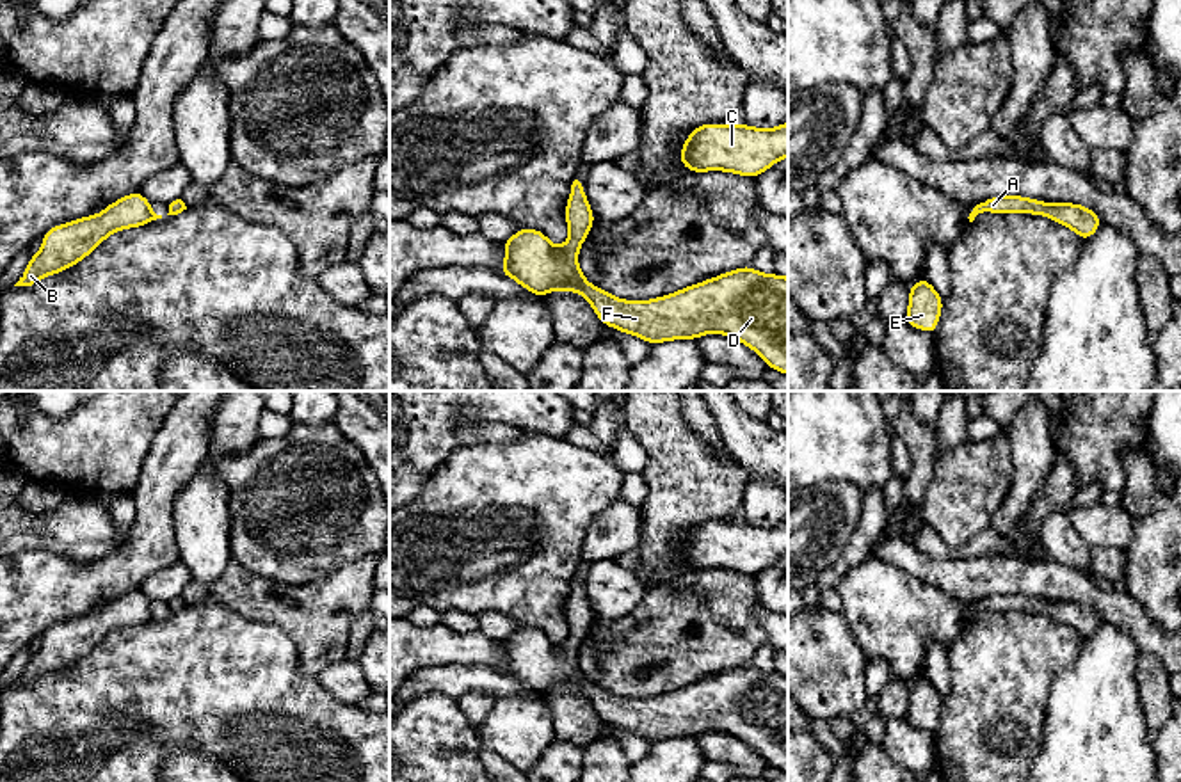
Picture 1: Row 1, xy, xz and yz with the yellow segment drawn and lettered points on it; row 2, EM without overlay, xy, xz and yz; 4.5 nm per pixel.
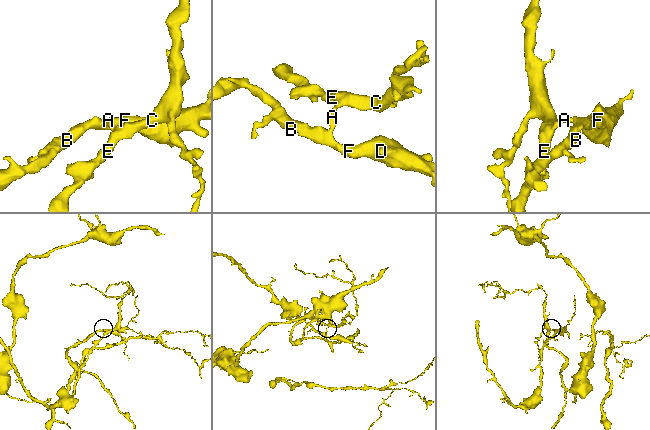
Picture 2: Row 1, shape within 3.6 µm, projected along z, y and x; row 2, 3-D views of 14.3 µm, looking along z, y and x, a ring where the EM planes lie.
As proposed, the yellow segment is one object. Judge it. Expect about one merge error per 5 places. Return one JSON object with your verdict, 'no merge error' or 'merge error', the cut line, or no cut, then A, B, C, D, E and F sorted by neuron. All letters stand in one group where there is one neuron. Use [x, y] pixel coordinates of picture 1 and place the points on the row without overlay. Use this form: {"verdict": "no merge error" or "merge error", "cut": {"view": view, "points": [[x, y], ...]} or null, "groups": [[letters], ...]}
{"verdict": "no merge error", "cut": null, "groups": [["A", "B", "C", "D", "E", "F"]]}

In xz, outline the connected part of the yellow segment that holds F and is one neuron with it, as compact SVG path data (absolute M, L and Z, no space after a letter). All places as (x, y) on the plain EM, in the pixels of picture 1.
M578 578L571 583L564 617L569 636L562 645L553 643L539 627L521 626L502 642L505 661L498 668L534 693L546 695L553 688L582 691L601 722L656 743L672 738L697 738L704 732L726 732L752 746L767 762L788 773L788 675L761 672L751 663L720 672L651 698L623 698L590 682L580 665L578 649L594 624L594 611Z

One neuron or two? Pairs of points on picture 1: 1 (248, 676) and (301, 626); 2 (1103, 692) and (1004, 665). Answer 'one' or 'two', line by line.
1: two
2: two

